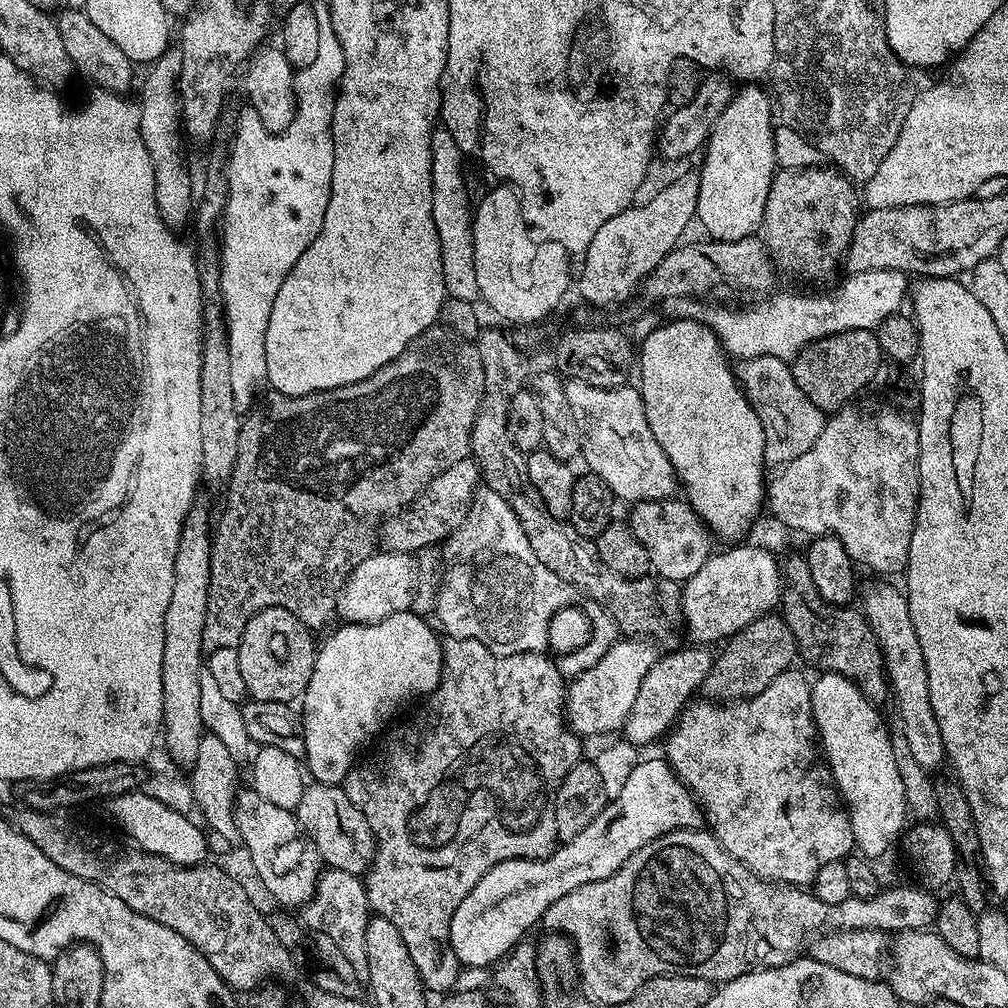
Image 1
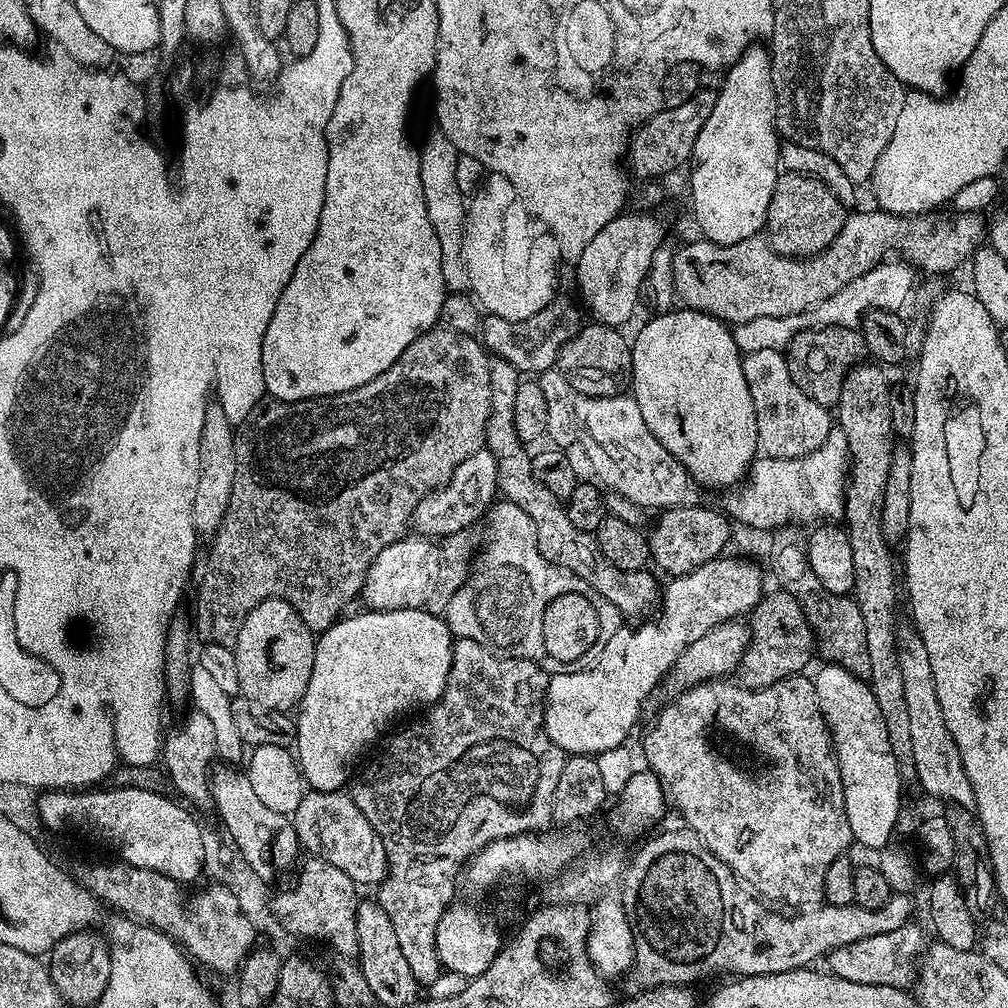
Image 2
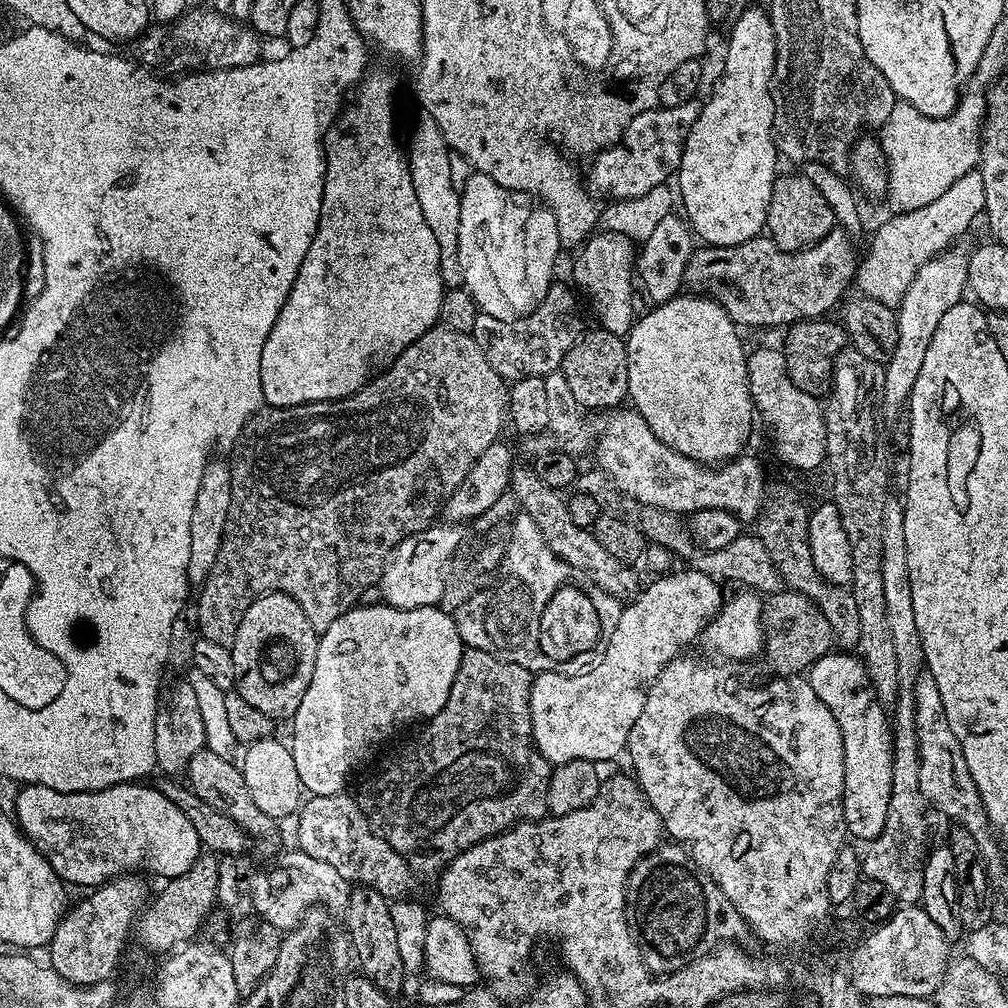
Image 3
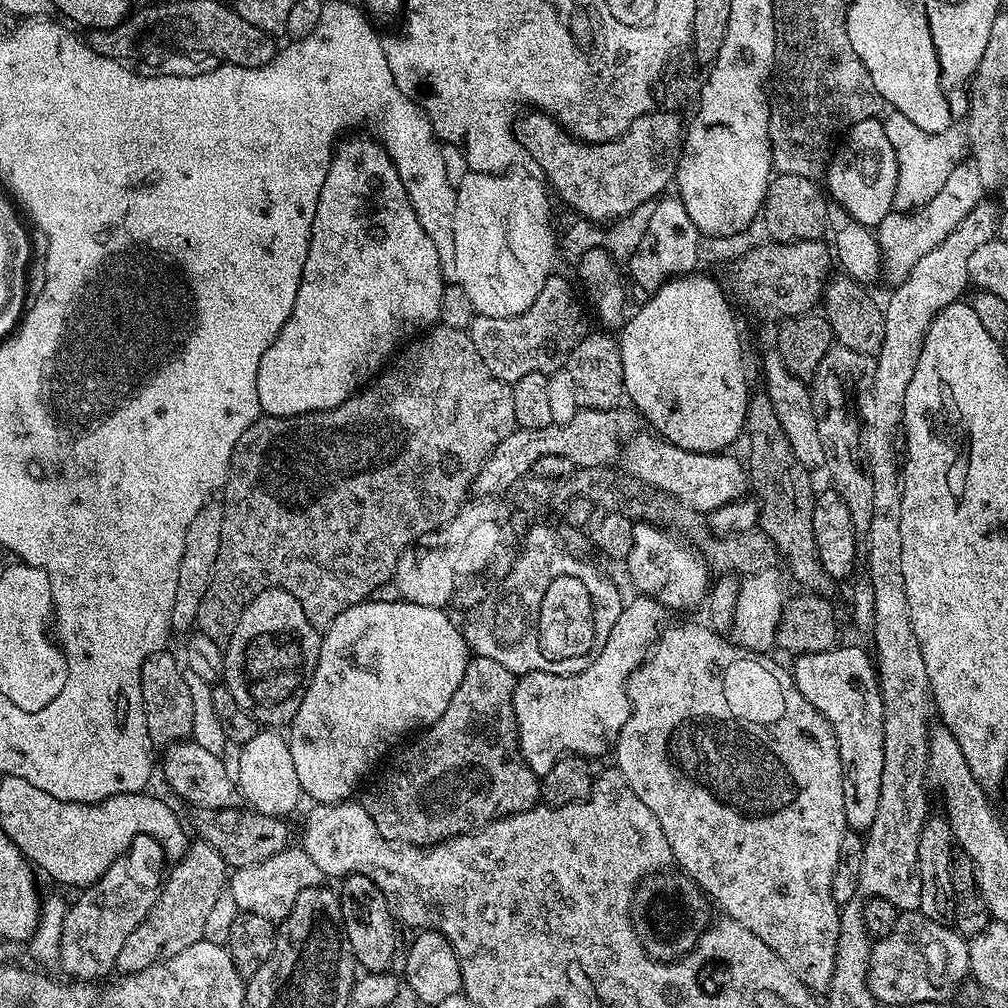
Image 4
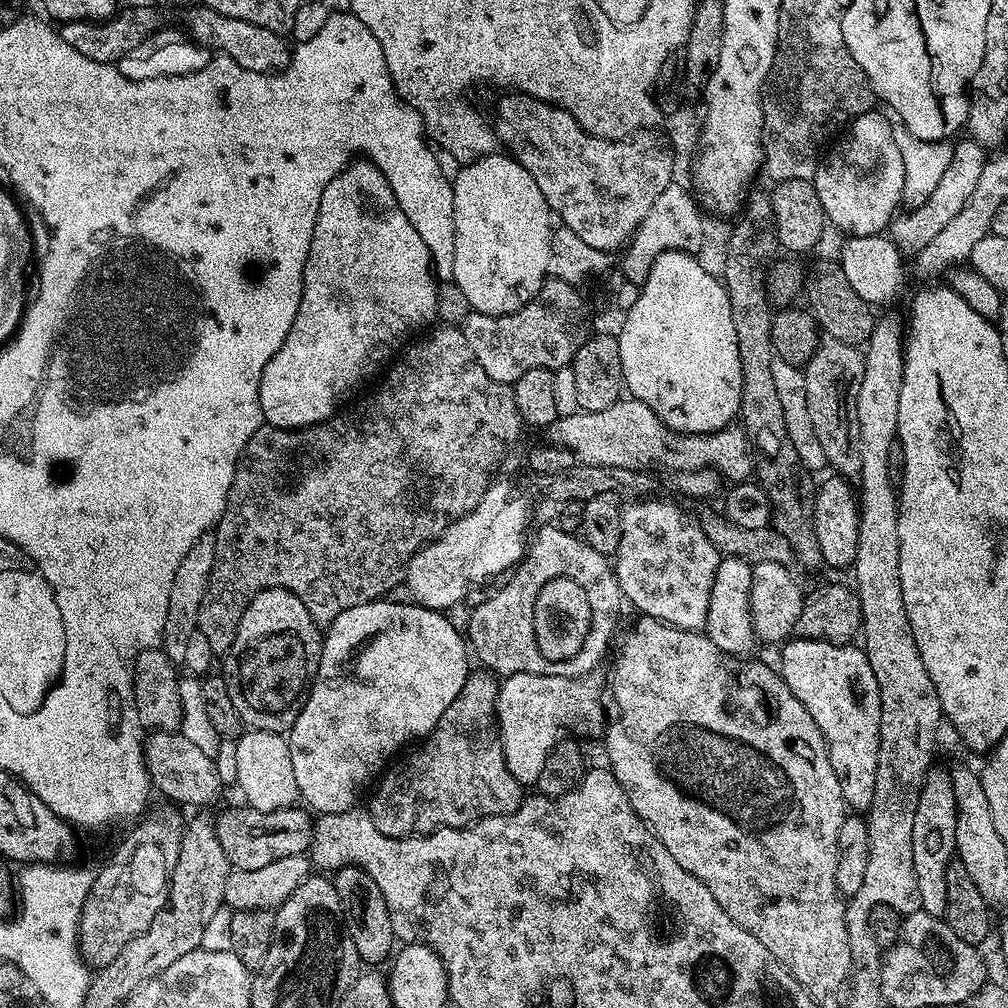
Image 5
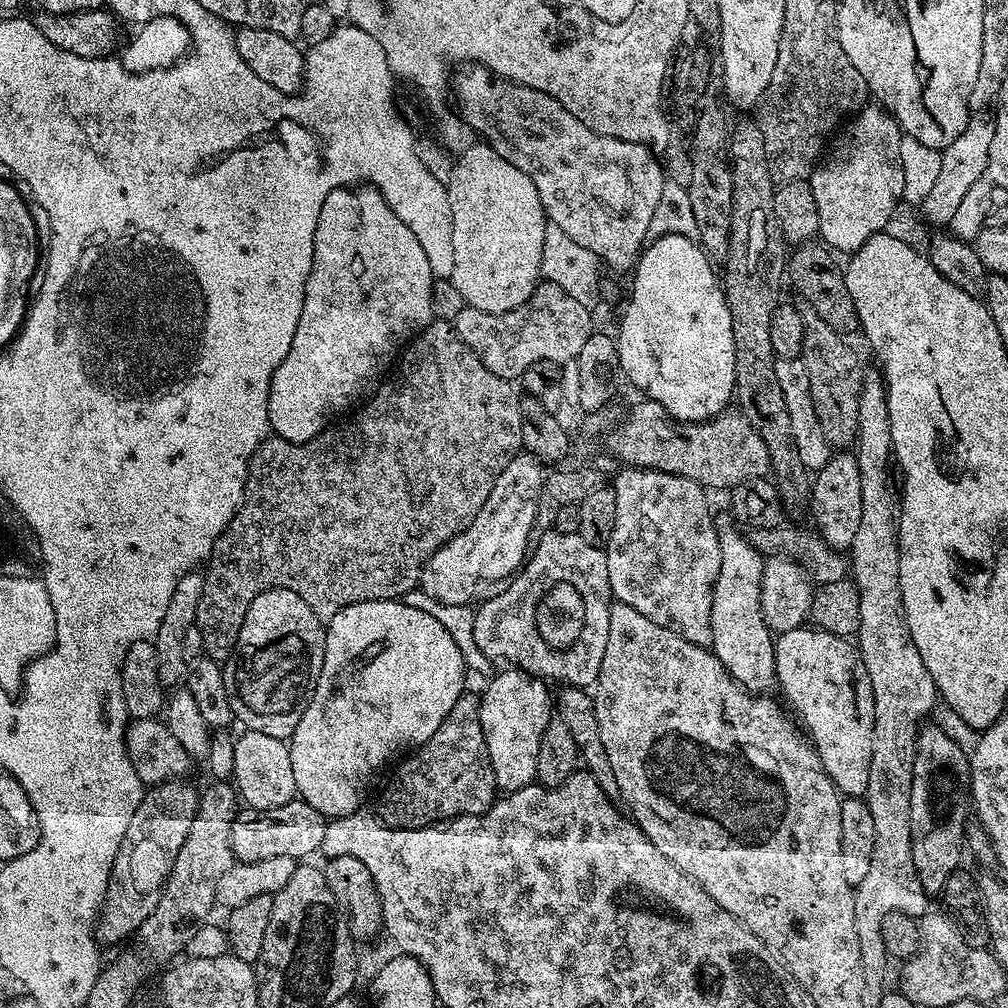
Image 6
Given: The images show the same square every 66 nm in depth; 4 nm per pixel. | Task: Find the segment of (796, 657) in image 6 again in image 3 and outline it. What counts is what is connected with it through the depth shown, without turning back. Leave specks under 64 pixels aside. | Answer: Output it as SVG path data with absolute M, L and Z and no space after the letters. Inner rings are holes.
M833 650L828 655L818 658L806 673L810 686L814 686L814 694L826 702L830 714L838 722L842 730L842 746L844 747L844 827L849 837L857 836L863 842L871 842L882 834L882 826L886 826L886 810L890 810L890 781L892 770L892 726L885 705L881 704L876 692L868 682L868 669L864 667L859 655L849 654L844 650Z

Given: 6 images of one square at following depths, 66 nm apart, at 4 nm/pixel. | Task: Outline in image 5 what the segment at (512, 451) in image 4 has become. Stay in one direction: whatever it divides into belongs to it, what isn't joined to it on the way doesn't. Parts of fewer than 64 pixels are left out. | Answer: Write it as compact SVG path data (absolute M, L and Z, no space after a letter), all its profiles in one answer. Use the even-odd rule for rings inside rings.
M621 398L618 402L614 402L614 406L606 406L606 410L597 412L578 410L569 416L557 416L556 421L547 428L546 436L548 436L547 443L570 450L579 463L590 466L625 467L626 470L640 472L656 467L665 468L666 471L672 472L671 474L693 472L696 468L713 468L728 482L747 481L754 472L754 456L750 451L749 437L743 427L729 426L721 432L711 432L708 436L672 432L664 425L662 418L658 418L658 414L654 414L654 410L646 406L646 402L631 398Z

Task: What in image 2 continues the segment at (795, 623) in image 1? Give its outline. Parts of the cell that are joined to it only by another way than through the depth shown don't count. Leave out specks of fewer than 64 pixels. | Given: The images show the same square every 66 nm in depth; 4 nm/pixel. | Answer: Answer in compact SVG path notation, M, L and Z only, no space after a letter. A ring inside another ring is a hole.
M783 526L772 532L773 542L766 559L772 567L775 587L794 597L812 628L814 648L824 664L837 664L850 674L866 678L870 674L870 654L866 650L866 625L862 623L862 610L851 595L830 594L818 582L814 569L808 561L808 538L805 529L800 526Z

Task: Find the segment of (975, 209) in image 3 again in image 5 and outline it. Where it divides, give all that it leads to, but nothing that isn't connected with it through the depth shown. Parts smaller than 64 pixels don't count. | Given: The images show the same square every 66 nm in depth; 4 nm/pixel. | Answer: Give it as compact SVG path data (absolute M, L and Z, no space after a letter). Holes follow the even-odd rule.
M964 138L960 145L957 143L953 147L950 166L946 166L946 174L942 174L938 187L930 190L930 198L926 198L922 206L905 211L905 216L897 215L890 225L890 238L901 253L917 254L945 229L949 221L958 216L958 212L973 193L974 186L978 184L985 159L985 148L971 138Z

